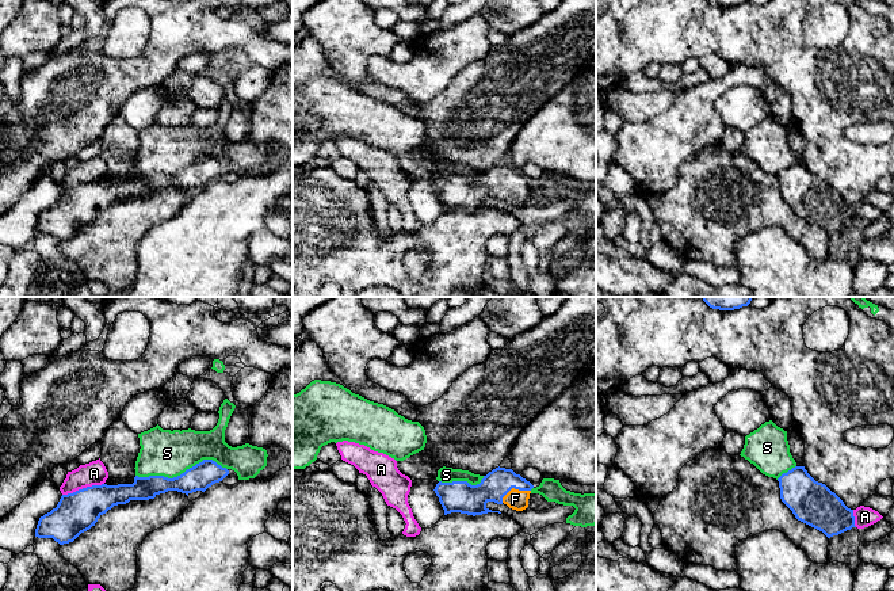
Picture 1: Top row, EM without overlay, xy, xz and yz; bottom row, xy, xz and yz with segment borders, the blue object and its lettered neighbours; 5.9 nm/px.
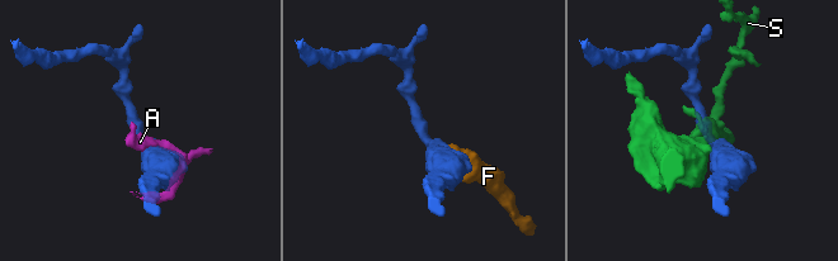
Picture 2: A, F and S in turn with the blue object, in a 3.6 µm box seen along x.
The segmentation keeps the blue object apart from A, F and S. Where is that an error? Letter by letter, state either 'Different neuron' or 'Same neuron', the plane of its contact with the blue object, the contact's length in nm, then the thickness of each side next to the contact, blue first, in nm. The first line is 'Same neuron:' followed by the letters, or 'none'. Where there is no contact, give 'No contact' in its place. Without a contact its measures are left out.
Same neuron: F
A: Different neuron. Touches blue in xy. Shared border 260 nm. Thickness 240 nm (blue) against 140 nm
F: Same neuron. Touches blue in xz. Shared border 190 nm. Thickness 170 nm (blue) against 120 nm
S: Different neuron. Touches blue in xy. Shared border 550 nm. Thickness 160 nm (blue) against 280 nm

